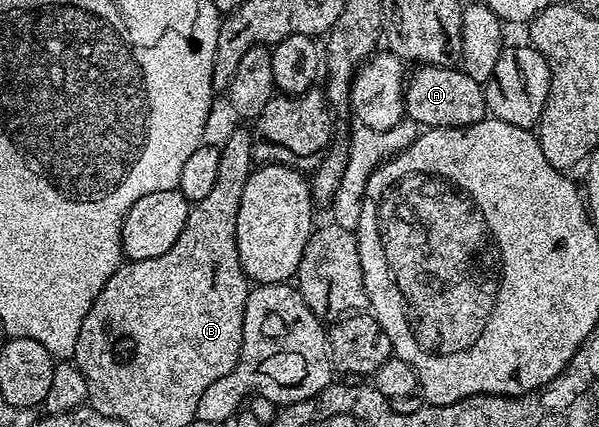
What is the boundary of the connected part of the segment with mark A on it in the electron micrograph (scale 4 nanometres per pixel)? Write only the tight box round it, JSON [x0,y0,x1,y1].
[408,64,487,128]

